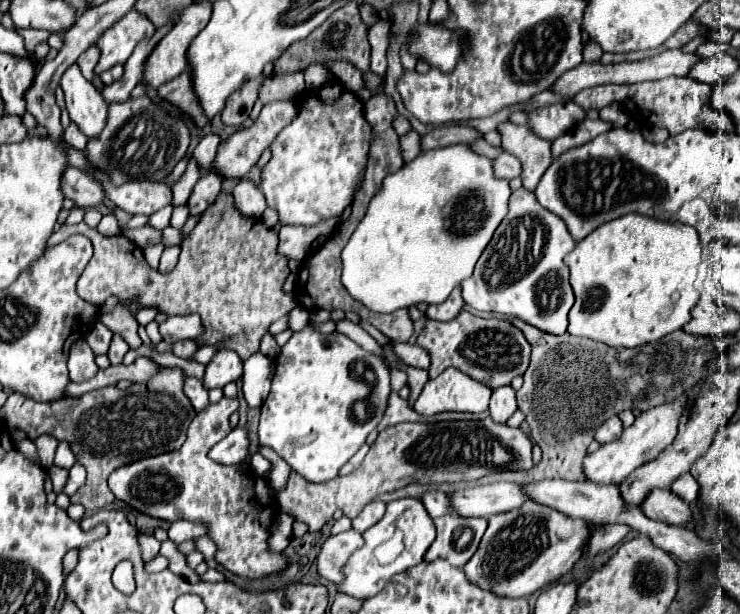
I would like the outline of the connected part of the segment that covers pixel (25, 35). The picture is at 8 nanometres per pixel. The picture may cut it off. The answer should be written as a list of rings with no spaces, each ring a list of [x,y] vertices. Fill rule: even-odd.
[[[23,28],[23,30],[17,30],[17,32],[25,40],[25,50],[27,52],[33,52],[37,44],[47,42],[47,38],[49,38],[47,30],[37,30],[37,28]]]

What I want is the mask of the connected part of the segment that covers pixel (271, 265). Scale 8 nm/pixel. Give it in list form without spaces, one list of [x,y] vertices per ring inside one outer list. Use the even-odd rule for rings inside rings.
[[[221,192],[219,198],[201,216],[197,226],[181,244],[181,256],[173,272],[161,274],[149,268],[143,250],[125,236],[103,236],[85,222],[63,224],[53,236],[51,246],[73,234],[83,234],[93,242],[93,258],[77,282],[77,292],[87,302],[103,304],[107,296],[117,294],[121,302],[139,296],[143,306],[157,306],[161,312],[199,314],[207,326],[207,334],[197,338],[199,346],[217,344],[235,350],[243,360],[259,350],[259,340],[269,324],[283,318],[295,304],[293,292],[285,292],[283,284],[289,276],[287,258],[277,252],[277,234],[259,218],[243,216],[233,206],[233,196]],[[249,352],[249,354],[247,354]]]

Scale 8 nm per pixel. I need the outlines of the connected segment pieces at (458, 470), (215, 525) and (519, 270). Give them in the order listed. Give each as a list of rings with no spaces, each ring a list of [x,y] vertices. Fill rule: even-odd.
[[[489,416],[483,420],[453,420],[453,422],[435,422],[435,424],[421,424],[421,422],[405,422],[397,424],[391,428],[385,428],[379,432],[379,438],[373,442],[371,450],[367,452],[363,464],[347,474],[347,476],[337,476],[325,484],[315,484],[305,480],[301,474],[291,470],[287,484],[283,492],[277,494],[279,508],[287,514],[291,514],[295,520],[301,520],[309,526],[311,532],[321,530],[333,516],[337,508],[341,508],[349,518],[355,518],[373,498],[377,498],[383,492],[393,492],[399,490],[407,484],[441,484],[441,482],[471,482],[477,480],[489,472],[495,470],[521,470],[521,468],[531,468],[531,440],[521,428],[511,428],[507,424],[493,422]],[[495,444],[501,446],[501,452],[495,454]]]
[[[239,396],[237,398],[223,398],[217,404],[211,404],[207,410],[199,412],[193,422],[189,424],[189,436],[185,440],[185,444],[179,450],[173,452],[165,452],[159,456],[151,456],[151,458],[141,458],[135,460],[131,464],[125,464],[121,468],[117,468],[111,476],[109,476],[109,488],[115,494],[115,498],[131,504],[133,508],[159,518],[159,520],[199,520],[199,522],[207,522],[209,524],[209,536],[215,540],[217,544],[217,562],[239,576],[249,576],[255,578],[259,574],[271,574],[275,570],[281,570],[285,566],[285,558],[281,554],[269,554],[269,546],[267,546],[267,538],[269,538],[269,528],[273,524],[273,518],[277,516],[277,502],[275,498],[271,498],[269,486],[267,482],[257,476],[251,474],[251,478],[243,472],[239,472],[237,466],[223,466],[217,464],[213,460],[207,458],[207,452],[213,444],[217,444],[223,436],[227,436],[231,432],[229,426],[229,416],[239,408]]]
[[[519,188],[511,194],[509,214],[495,230],[487,250],[483,250],[475,274],[461,284],[463,300],[475,310],[517,316],[539,330],[549,330],[549,334],[563,334],[567,332],[567,314],[575,300],[563,256],[575,244],[565,222],[545,210],[533,192]]]

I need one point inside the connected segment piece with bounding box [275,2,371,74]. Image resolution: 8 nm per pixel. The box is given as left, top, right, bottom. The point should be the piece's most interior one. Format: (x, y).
(344, 35)

